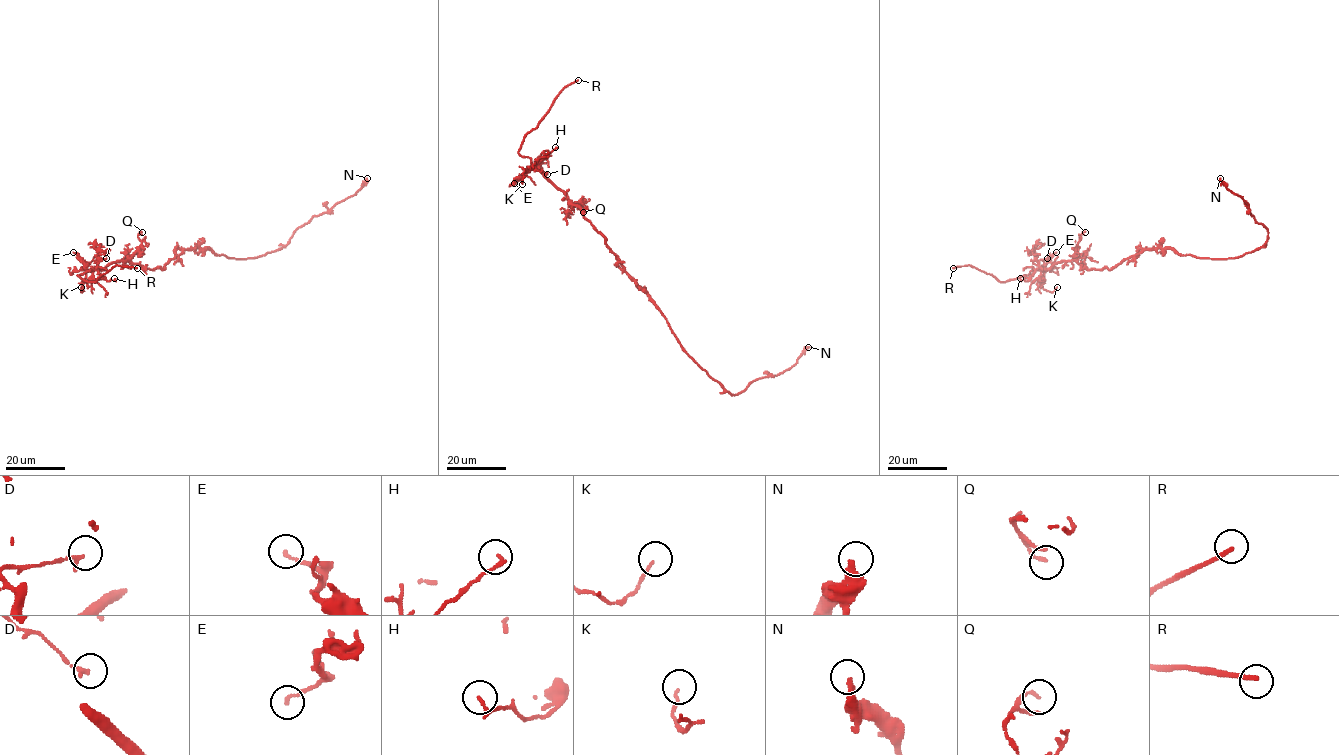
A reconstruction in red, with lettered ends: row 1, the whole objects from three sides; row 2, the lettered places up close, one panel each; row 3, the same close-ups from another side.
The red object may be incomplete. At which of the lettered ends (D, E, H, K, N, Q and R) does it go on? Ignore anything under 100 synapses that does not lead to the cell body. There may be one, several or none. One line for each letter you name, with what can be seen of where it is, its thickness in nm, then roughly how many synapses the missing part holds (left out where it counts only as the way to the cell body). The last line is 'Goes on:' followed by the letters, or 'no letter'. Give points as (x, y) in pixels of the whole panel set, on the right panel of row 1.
R: (953, 268) | 200 nm
Goes on: R

